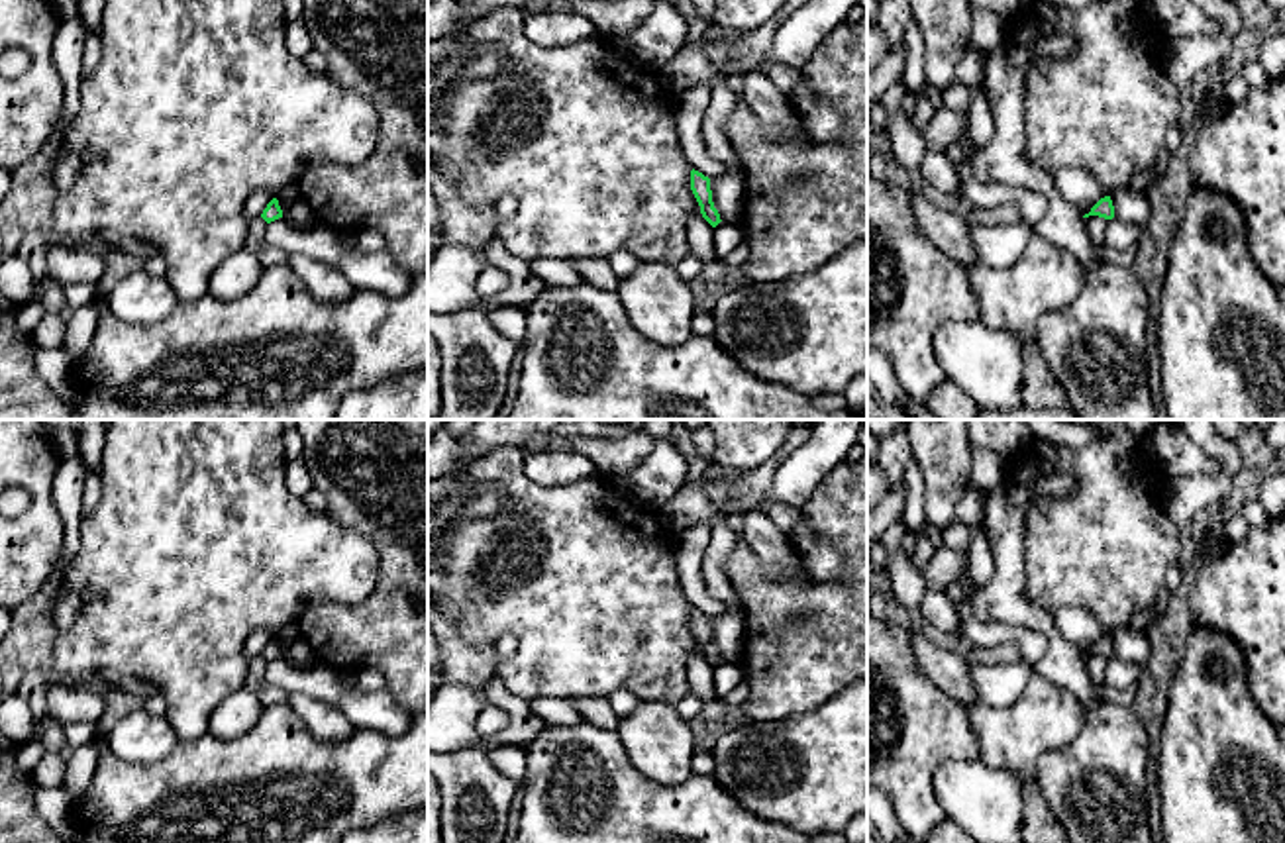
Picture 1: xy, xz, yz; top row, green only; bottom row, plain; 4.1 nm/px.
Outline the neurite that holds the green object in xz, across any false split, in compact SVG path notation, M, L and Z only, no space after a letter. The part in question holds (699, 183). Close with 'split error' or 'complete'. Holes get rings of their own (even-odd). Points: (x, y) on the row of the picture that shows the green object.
M691 171L691 190L700 206L702 218L716 227L722 220L712 202L710 178L698 171Z | complete

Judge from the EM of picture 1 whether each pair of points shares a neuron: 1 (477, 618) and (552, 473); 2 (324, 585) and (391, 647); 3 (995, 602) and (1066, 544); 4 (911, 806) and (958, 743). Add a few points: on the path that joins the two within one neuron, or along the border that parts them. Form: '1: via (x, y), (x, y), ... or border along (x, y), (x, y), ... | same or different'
1: border along (522, 457), (522, 471), (546, 487), (589, 477) | different
2: border along (379, 573), (361, 600), (312, 604), (301, 616) | different
3: border along (1023, 532), (1025, 596), (1048, 612) | different
4: via (911, 789), (911, 779), (940, 749) | same

